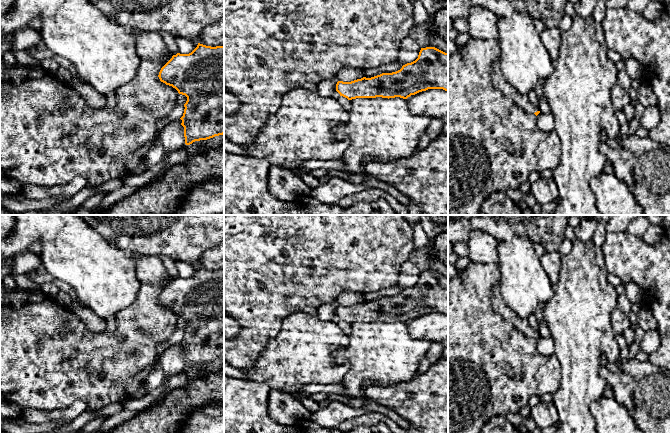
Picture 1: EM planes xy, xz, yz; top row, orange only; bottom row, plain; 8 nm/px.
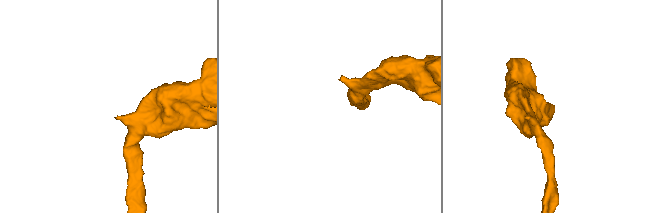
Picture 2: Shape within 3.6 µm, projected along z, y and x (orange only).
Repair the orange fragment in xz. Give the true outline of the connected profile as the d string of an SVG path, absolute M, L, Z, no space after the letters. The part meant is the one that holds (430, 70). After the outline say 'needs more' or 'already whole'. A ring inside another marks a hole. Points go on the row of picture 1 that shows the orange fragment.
M435 47L421 48L418 58L392 73L351 82L338 81L336 91L348 100L356 98L407 99L428 89L448 91L448 53Z | already whole

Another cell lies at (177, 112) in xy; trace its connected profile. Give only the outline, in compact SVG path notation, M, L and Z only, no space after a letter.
M176 105L167 117L159 120L156 124L158 132L160 133L169 123L180 119L183 116L184 109L184 105Z

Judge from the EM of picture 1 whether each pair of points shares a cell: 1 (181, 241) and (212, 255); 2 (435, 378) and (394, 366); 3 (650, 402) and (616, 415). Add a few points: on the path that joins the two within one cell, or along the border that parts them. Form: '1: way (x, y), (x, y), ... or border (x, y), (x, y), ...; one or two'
1: border (213, 247), (205, 250), (196, 264); two
2: border (413, 378), (391, 386); two
3: border (614, 397), (625, 407), (636, 422); two

